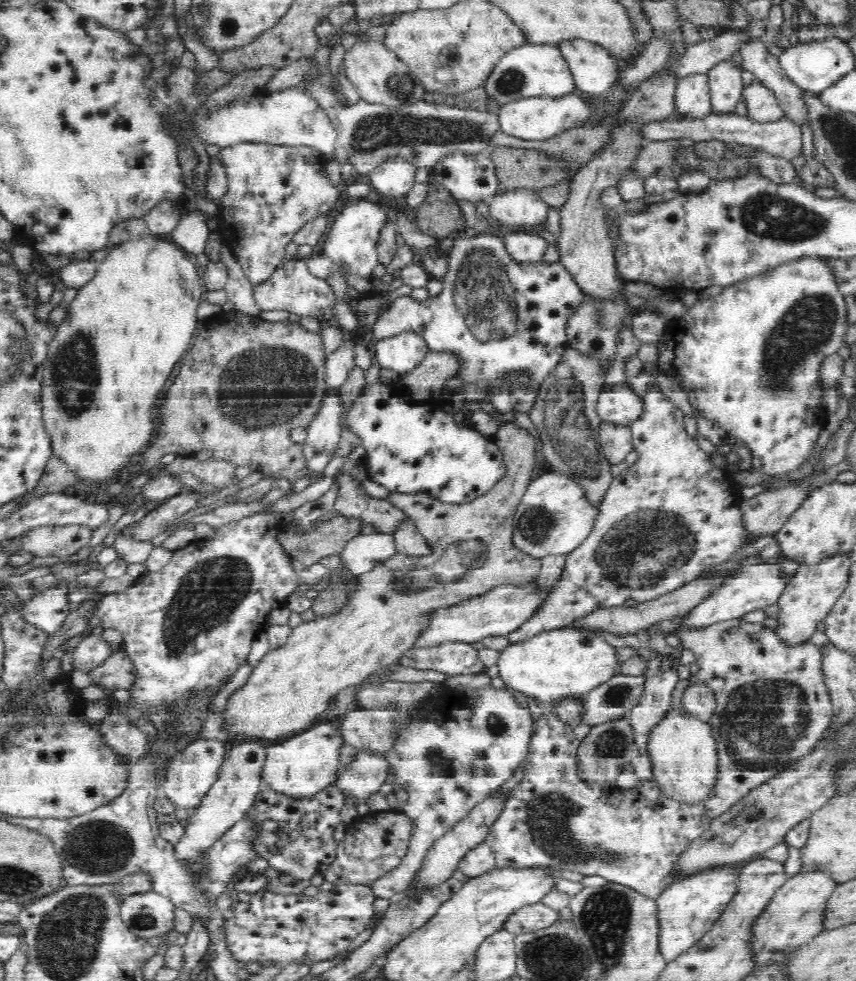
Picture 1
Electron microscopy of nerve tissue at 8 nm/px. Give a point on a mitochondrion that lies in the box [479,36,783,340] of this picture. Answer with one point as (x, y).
(512, 81)

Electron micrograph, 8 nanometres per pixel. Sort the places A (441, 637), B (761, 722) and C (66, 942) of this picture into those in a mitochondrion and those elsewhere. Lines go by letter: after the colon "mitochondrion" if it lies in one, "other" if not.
A: other
B: mitochondrion
C: mitochondrion

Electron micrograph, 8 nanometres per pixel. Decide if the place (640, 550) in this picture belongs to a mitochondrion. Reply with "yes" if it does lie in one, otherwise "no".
yes

